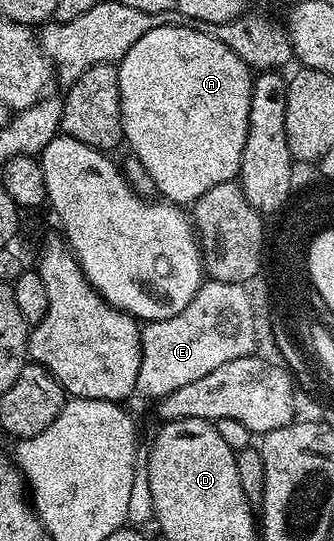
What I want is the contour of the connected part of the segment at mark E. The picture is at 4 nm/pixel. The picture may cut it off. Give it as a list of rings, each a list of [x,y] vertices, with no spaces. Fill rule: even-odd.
[[[208,278],[192,295],[190,306],[186,306],[182,314],[174,314],[174,318],[165,320],[150,320],[141,327],[141,364],[135,389],[139,395],[154,400],[164,399],[178,387],[242,357],[242,352],[248,350],[242,348],[242,340],[238,340],[238,344],[228,338],[222,340],[222,334],[218,334],[222,332],[218,330],[218,318],[210,318],[210,314],[218,310],[218,304],[222,304],[222,288],[216,286],[216,280]]]

